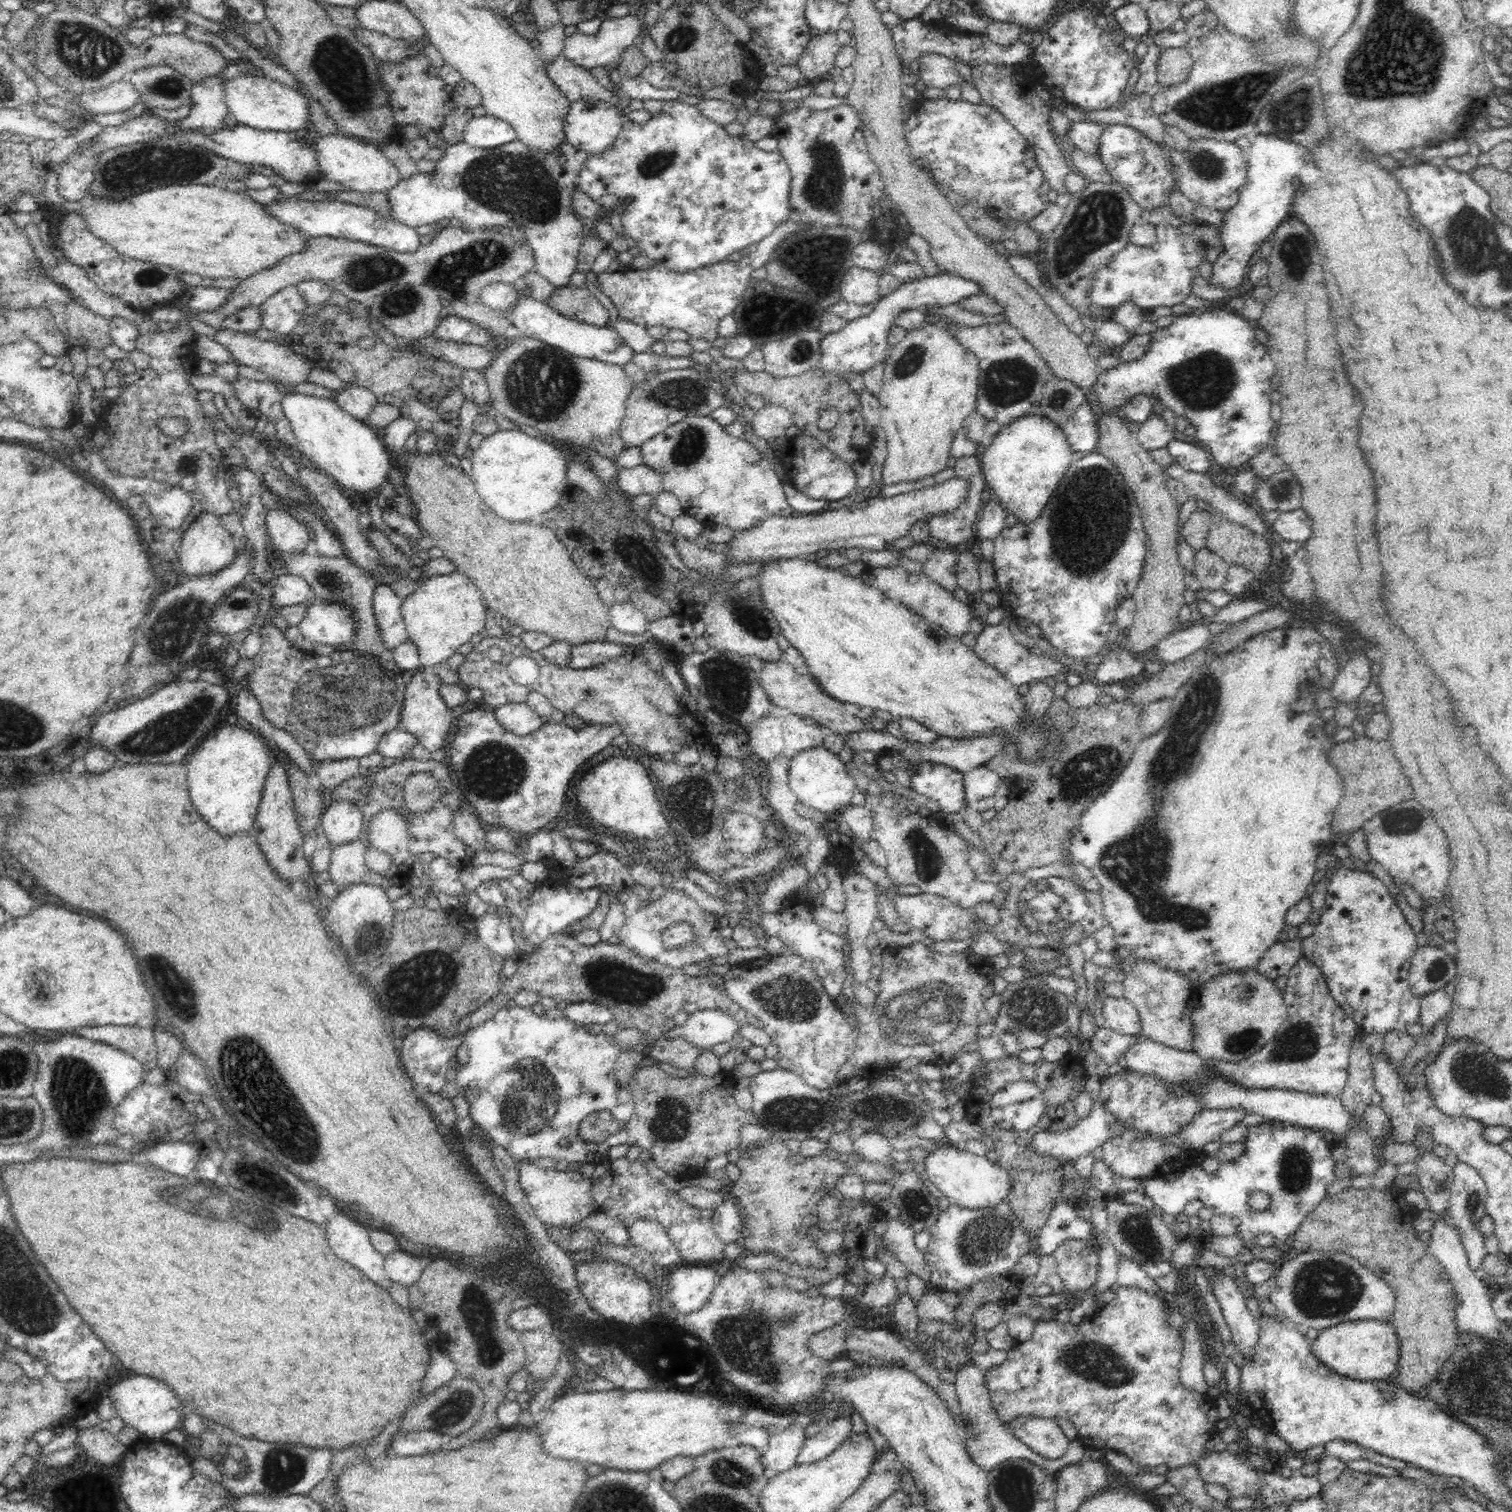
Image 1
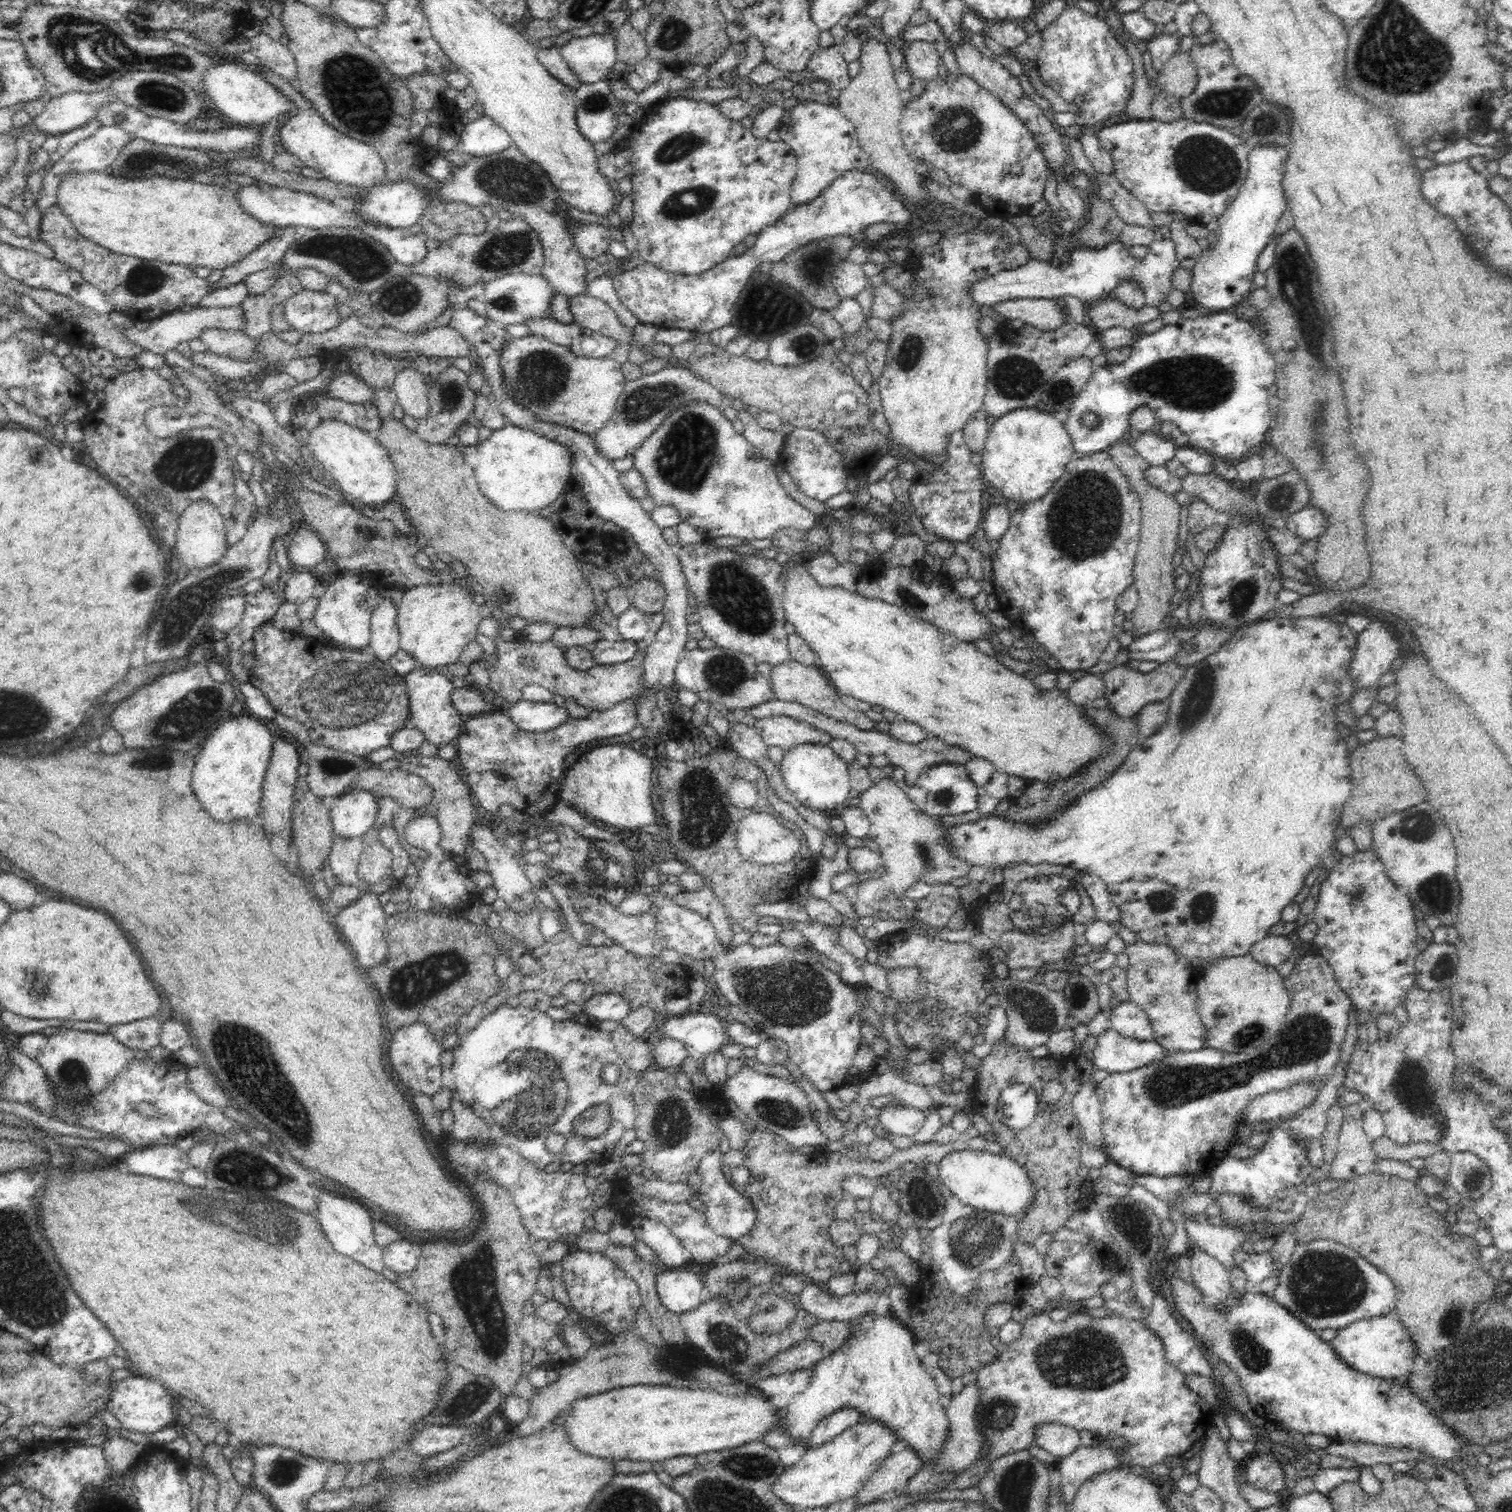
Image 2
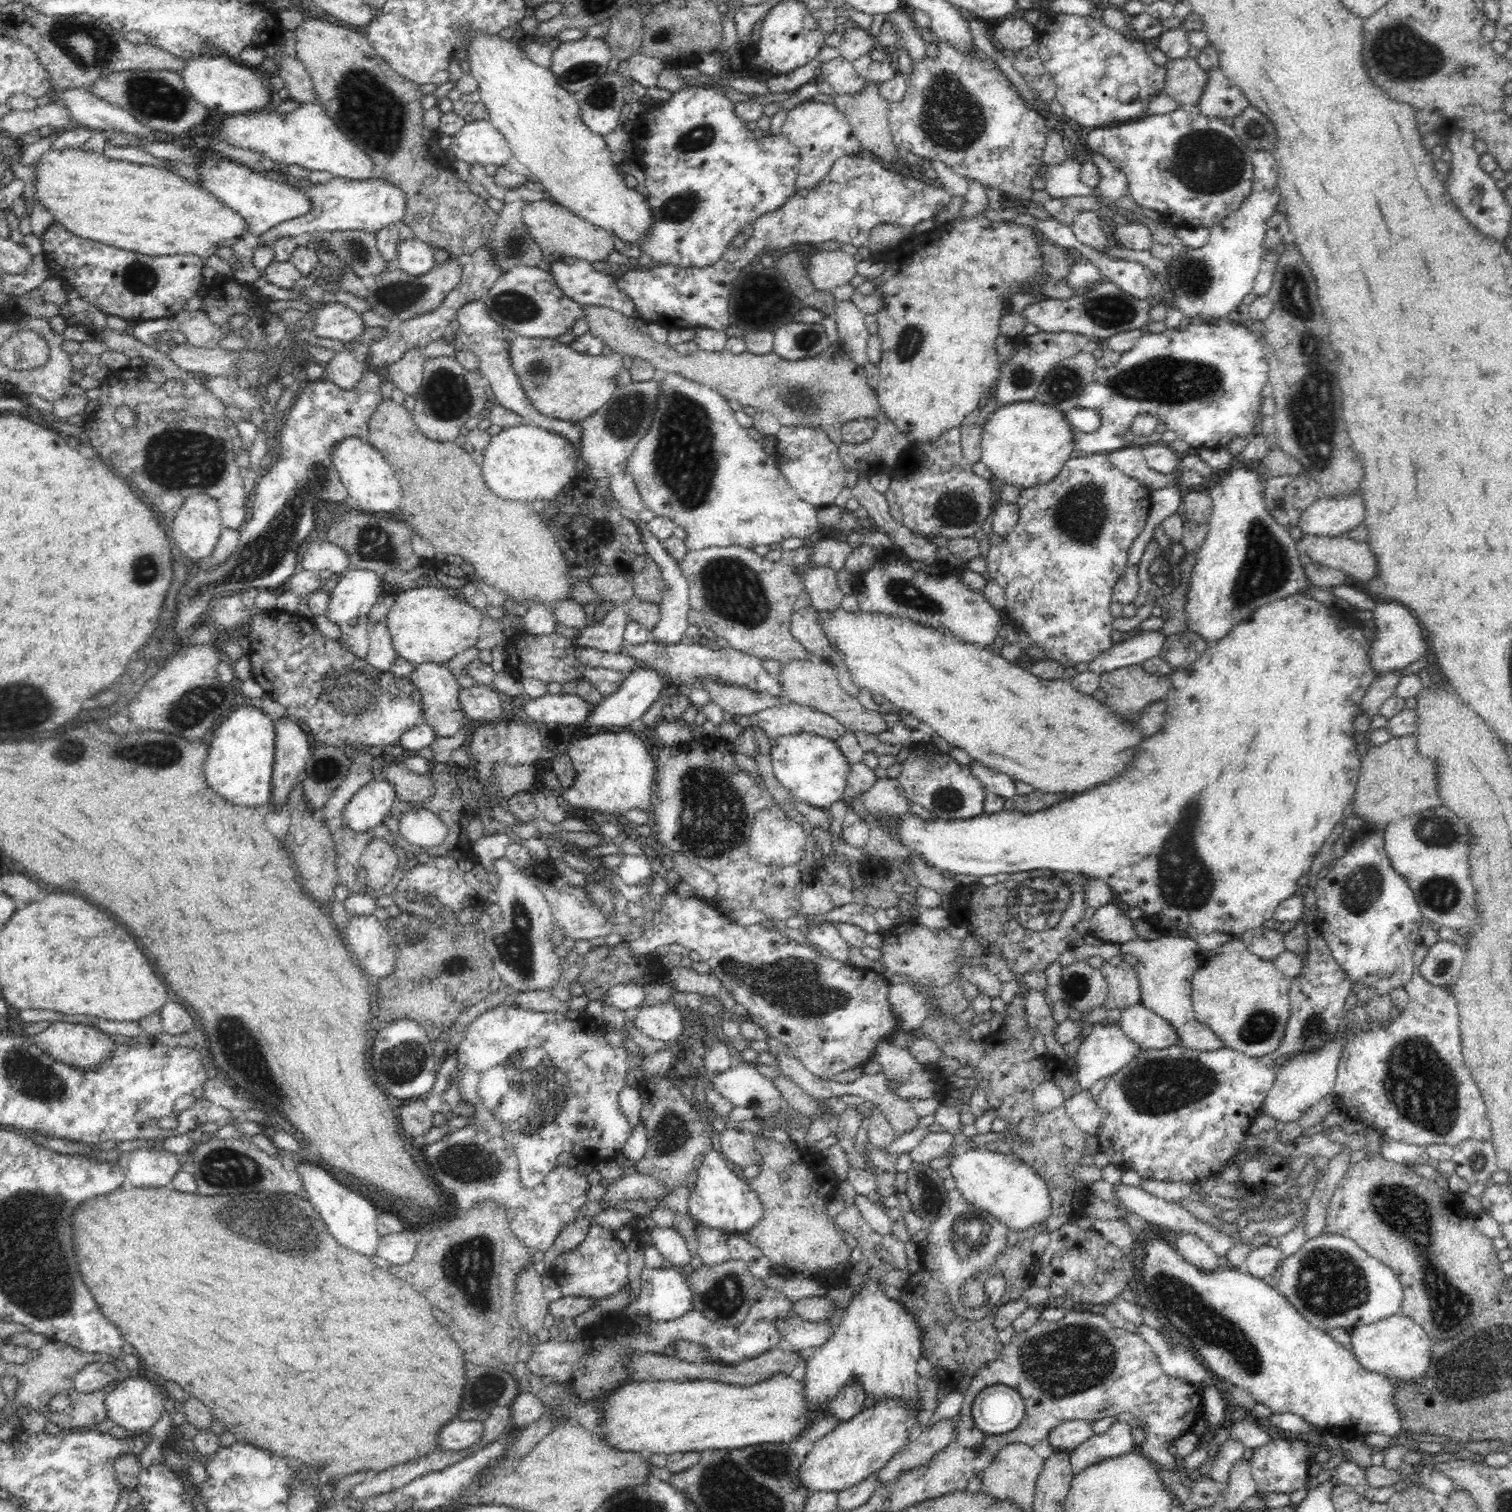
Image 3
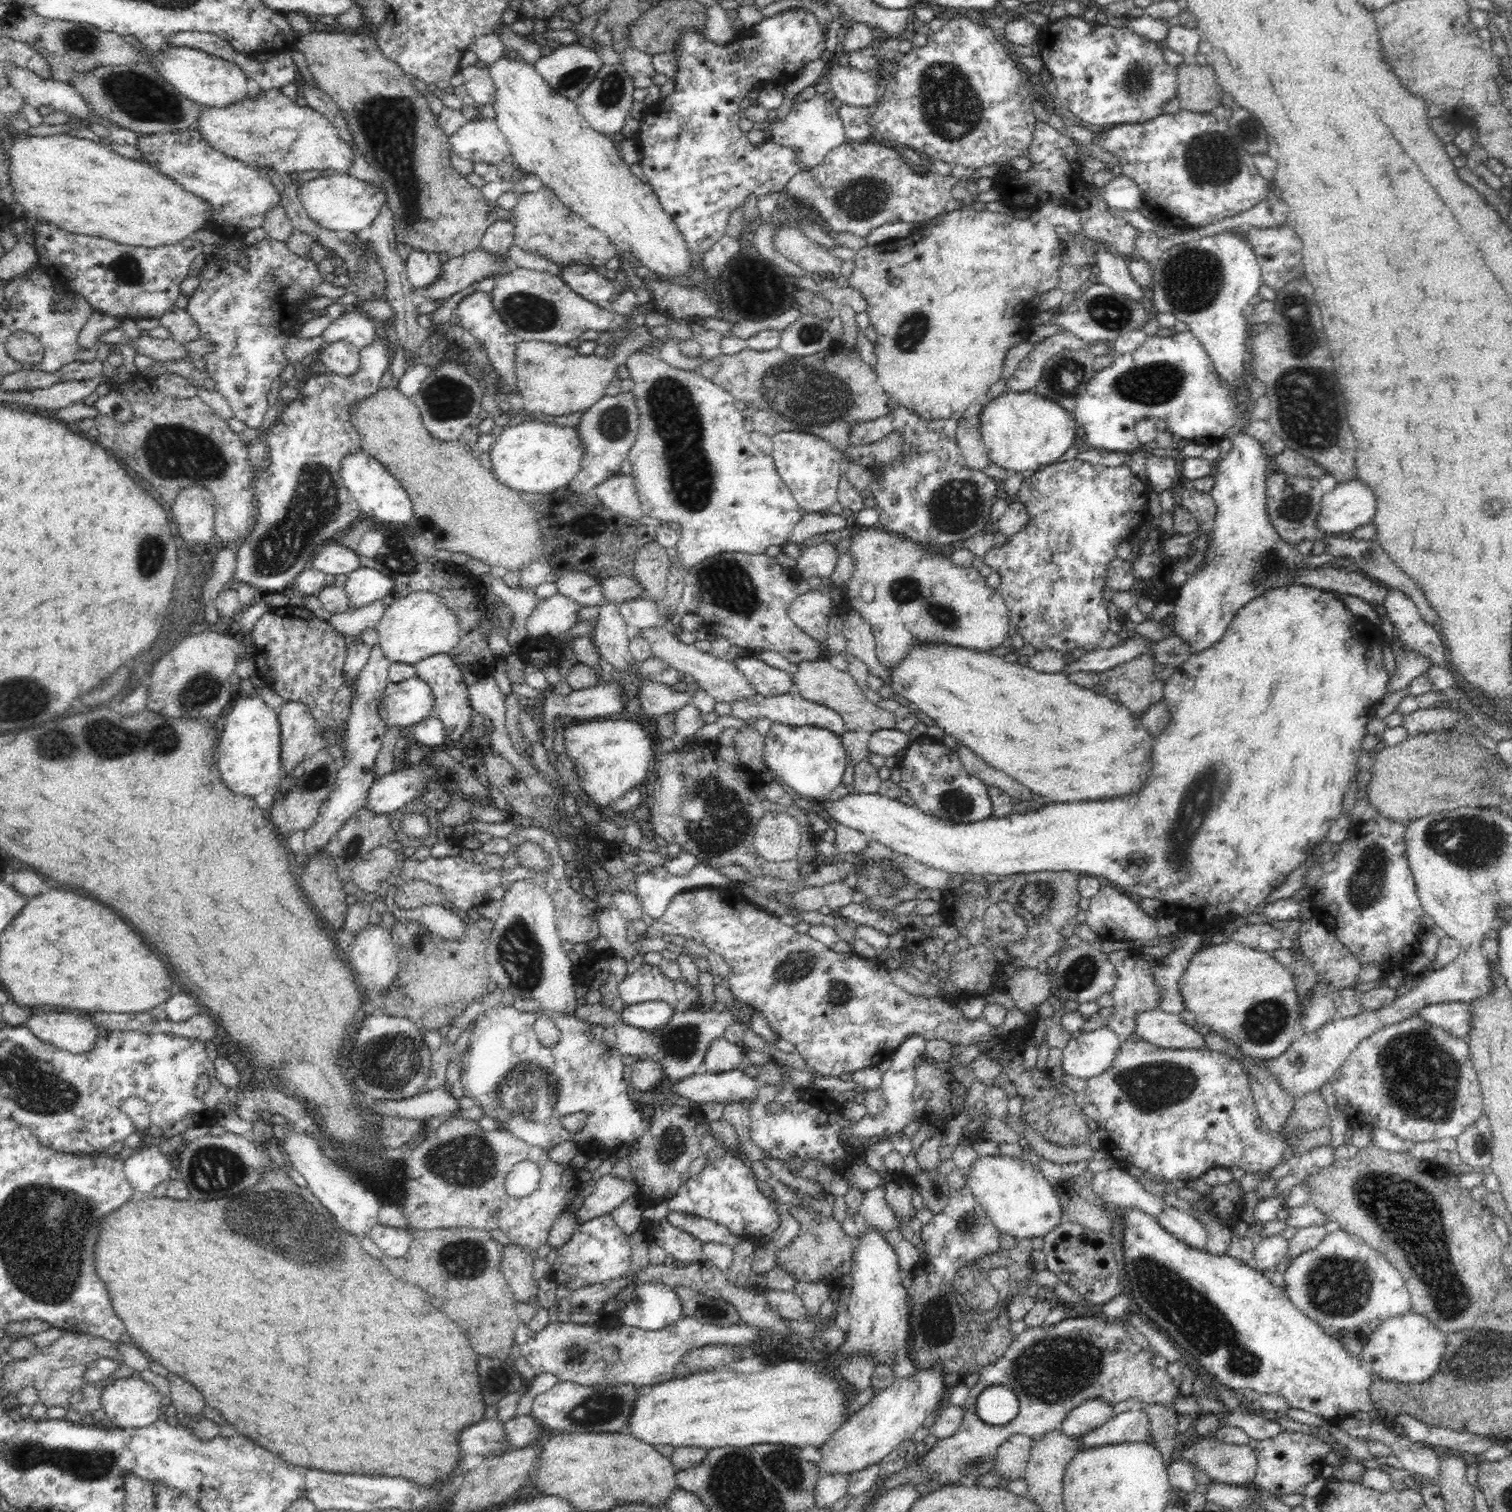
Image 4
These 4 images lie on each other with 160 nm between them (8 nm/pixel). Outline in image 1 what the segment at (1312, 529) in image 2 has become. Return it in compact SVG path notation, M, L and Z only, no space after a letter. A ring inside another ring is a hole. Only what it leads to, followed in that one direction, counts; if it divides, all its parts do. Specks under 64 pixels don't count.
M1297 508L1293 511L1281 512L1270 527L1280 540L1303 544L1311 537L1312 519L1304 510Z

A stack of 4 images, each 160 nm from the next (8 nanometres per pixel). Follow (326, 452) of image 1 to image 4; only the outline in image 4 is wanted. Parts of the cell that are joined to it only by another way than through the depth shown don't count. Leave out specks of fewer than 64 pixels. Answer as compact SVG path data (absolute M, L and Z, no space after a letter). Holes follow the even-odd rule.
M351 452L342 460L341 479L348 487L350 494L356 500L362 517L374 516L378 520L406 525L410 522L413 513L413 504L405 488L394 475L378 460L367 456L365 452Z

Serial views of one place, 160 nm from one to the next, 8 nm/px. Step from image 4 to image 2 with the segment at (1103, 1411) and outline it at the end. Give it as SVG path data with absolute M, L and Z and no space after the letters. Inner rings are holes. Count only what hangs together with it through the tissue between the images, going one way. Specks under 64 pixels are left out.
M1058 1423L1041 1424L1034 1428L1034 1444L1057 1458L1072 1454L1081 1446L1080 1432Z

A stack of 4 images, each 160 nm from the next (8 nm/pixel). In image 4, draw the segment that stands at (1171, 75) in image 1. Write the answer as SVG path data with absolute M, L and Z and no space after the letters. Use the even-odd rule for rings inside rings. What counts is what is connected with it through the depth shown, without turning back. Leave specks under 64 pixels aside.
M1180 63L1177 66L1177 98L1182 109L1197 113L1210 113L1212 108L1220 105L1221 96L1225 93L1222 87L1218 86L1214 67L1209 63L1205 66L1194 63Z

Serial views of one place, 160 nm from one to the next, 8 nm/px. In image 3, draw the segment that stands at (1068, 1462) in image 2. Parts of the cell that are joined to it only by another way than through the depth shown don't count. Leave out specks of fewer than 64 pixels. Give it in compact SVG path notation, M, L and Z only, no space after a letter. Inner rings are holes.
M1121 1418L1115 1421L1105 1434L1094 1434L1079 1444L1070 1452L1071 1475L1078 1476L1078 1472L1100 1460L1108 1460L1137 1450L1131 1431L1127 1418Z

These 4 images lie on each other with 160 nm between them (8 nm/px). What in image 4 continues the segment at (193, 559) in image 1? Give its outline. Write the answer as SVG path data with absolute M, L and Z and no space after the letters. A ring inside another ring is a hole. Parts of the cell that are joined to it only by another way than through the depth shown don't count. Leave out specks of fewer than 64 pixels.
M186 486L178 492L171 507L172 520L178 526L183 542L200 546L216 538L214 528L218 521L215 496L205 487Z

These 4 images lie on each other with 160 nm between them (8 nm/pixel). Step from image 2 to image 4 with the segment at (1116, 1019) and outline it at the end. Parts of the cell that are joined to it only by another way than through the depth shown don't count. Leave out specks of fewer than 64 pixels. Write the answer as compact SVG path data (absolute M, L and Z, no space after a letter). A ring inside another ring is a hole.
M1160 1009L1140 1012L1134 1019L1133 1034L1158 1048L1204 1049L1203 1034L1186 1025L1180 1015Z

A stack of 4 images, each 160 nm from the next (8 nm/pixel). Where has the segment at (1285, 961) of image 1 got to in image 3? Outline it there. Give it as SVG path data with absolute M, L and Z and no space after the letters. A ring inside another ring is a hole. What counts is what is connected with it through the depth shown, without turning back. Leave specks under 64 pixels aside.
M1263 926L1246 931L1242 941L1250 953L1263 960L1273 961L1287 950L1285 948L1285 934Z

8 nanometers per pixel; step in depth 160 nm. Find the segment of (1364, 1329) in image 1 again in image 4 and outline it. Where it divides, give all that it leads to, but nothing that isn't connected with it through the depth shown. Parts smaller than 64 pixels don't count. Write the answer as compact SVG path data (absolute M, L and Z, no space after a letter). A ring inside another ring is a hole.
M1418 1314L1396 1316L1382 1322L1366 1336L1360 1357L1378 1379L1416 1384L1428 1380L1440 1368L1442 1356L1448 1348L1448 1334L1438 1331L1436 1325Z

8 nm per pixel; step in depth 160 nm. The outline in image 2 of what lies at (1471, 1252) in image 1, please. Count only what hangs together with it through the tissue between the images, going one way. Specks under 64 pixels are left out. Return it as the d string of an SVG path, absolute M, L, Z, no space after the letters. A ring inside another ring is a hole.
M1472 1152L1450 1154L1449 1185L1468 1200L1478 1200L1491 1189L1491 1172L1486 1162Z

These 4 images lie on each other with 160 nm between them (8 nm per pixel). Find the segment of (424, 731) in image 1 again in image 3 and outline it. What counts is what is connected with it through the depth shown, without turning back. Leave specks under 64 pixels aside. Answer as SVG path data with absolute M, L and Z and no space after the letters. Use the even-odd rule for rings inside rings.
M426 662L418 664L408 678L420 691L423 708L422 721L428 723L438 736L454 736L461 729L465 712L459 703L461 686L448 669L448 663Z

